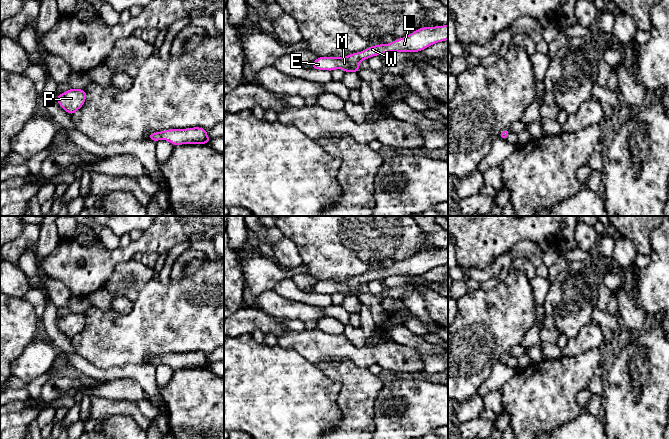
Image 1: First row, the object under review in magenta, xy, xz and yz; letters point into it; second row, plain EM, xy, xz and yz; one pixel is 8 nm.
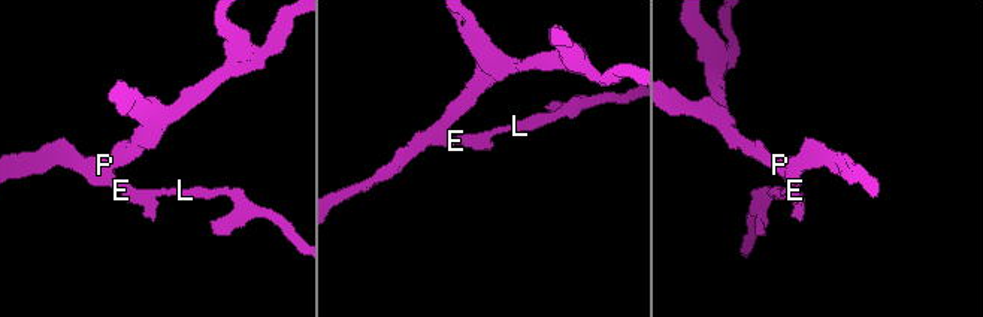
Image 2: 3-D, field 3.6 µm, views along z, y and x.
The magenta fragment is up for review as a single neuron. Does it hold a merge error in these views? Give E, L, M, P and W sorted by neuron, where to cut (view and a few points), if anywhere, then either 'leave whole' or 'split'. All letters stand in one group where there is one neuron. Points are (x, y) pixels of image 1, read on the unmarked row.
E L M P W | no cut | leave whole

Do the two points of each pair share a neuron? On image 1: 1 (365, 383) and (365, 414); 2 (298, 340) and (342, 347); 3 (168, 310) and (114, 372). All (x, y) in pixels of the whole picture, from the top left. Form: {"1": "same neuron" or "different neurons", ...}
{"1": "same neuron", "2": "same neuron", "3": "different neurons"}

